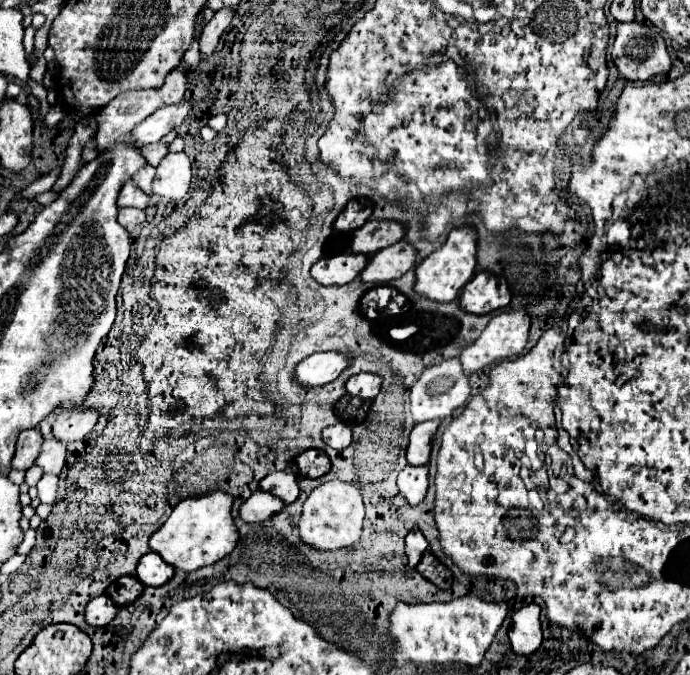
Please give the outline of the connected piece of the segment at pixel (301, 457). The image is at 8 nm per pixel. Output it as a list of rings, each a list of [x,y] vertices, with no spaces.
[[[316,448],[300,452],[292,460],[292,464],[298,468],[298,474],[306,476],[306,478],[320,478],[322,474],[326,474],[330,470],[330,460],[328,460],[326,452],[316,450]]]

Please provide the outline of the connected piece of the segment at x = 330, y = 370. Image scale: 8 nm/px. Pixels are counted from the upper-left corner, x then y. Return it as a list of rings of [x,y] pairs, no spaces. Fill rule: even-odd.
[[[318,352],[300,360],[292,372],[292,380],[298,386],[314,388],[324,386],[338,378],[338,374],[348,366],[348,358],[340,352]]]

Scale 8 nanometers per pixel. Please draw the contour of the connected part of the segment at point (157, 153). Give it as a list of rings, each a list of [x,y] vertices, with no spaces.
[[[162,142],[152,143],[142,147],[142,154],[150,165],[157,167],[169,153],[168,146],[168,144]]]

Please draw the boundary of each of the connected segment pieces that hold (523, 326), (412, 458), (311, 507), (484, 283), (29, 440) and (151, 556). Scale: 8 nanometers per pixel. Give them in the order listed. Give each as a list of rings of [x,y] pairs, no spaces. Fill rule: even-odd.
[[[514,310],[514,312],[496,312],[494,318],[488,322],[488,326],[484,328],[484,332],[480,334],[480,338],[466,346],[462,352],[460,352],[460,362],[462,362],[462,368],[464,368],[464,374],[470,376],[472,372],[478,372],[494,362],[502,362],[506,358],[512,358],[512,356],[518,356],[524,346],[526,346],[526,340],[528,340],[528,328],[530,328],[530,318],[524,310]]]
[[[440,420],[420,422],[410,432],[410,444],[406,450],[406,460],[410,466],[426,466],[432,450],[432,438],[436,434]]]
[[[330,480],[314,488],[306,498],[302,518],[298,524],[300,538],[318,550],[338,550],[344,546],[352,546],[360,538],[362,520],[364,520],[364,504],[360,490],[354,484]]]
[[[476,272],[460,294],[460,308],[464,312],[484,316],[510,304],[510,288],[502,276]]]
[[[36,428],[24,430],[16,442],[16,454],[12,458],[12,468],[14,470],[28,470],[36,462],[42,444],[44,444],[44,438]]]
[[[148,552],[138,560],[136,566],[136,578],[144,586],[162,586],[174,576],[174,568],[166,564],[156,552]]]

